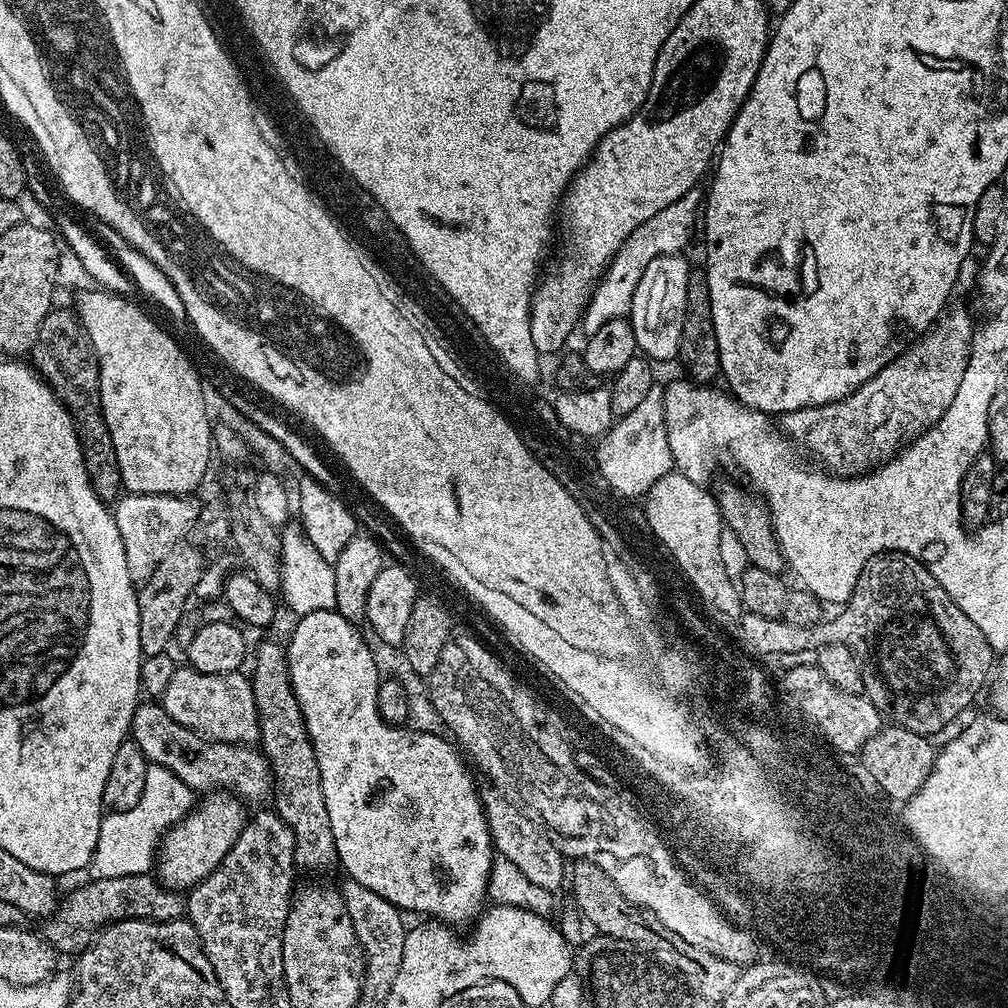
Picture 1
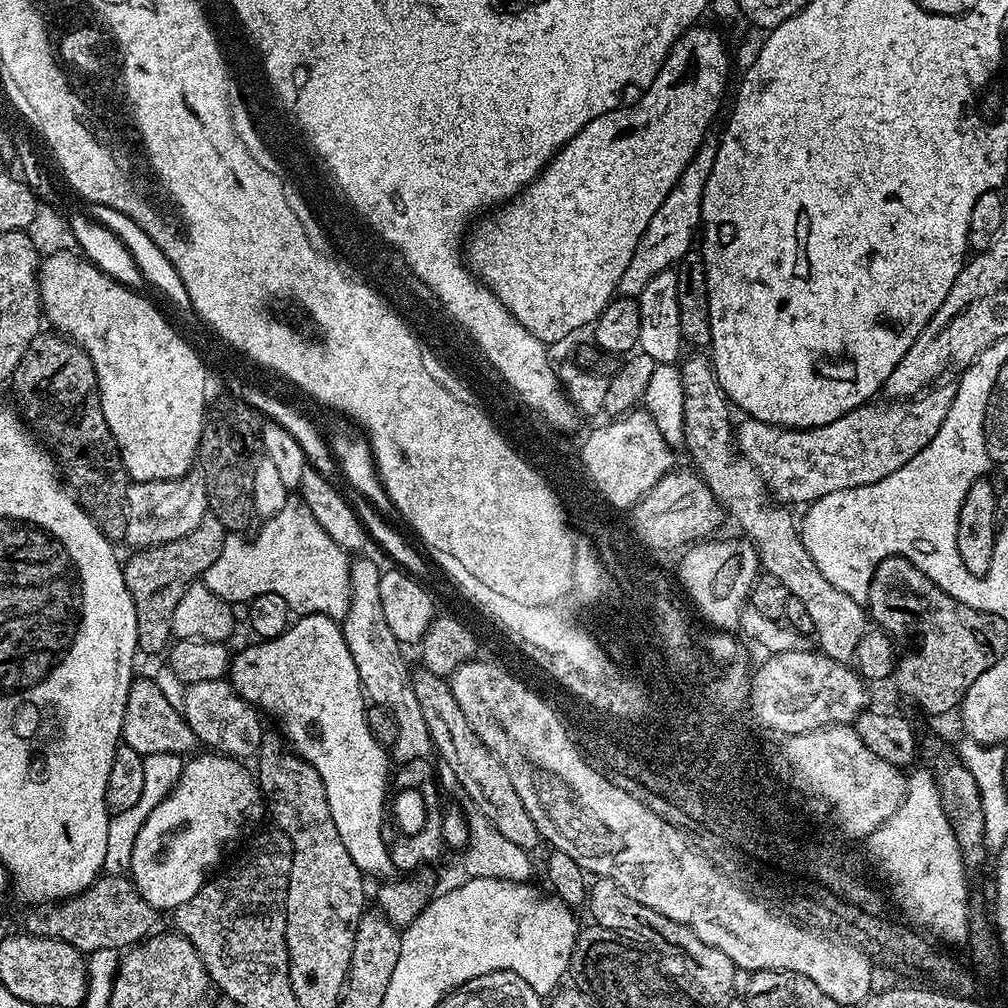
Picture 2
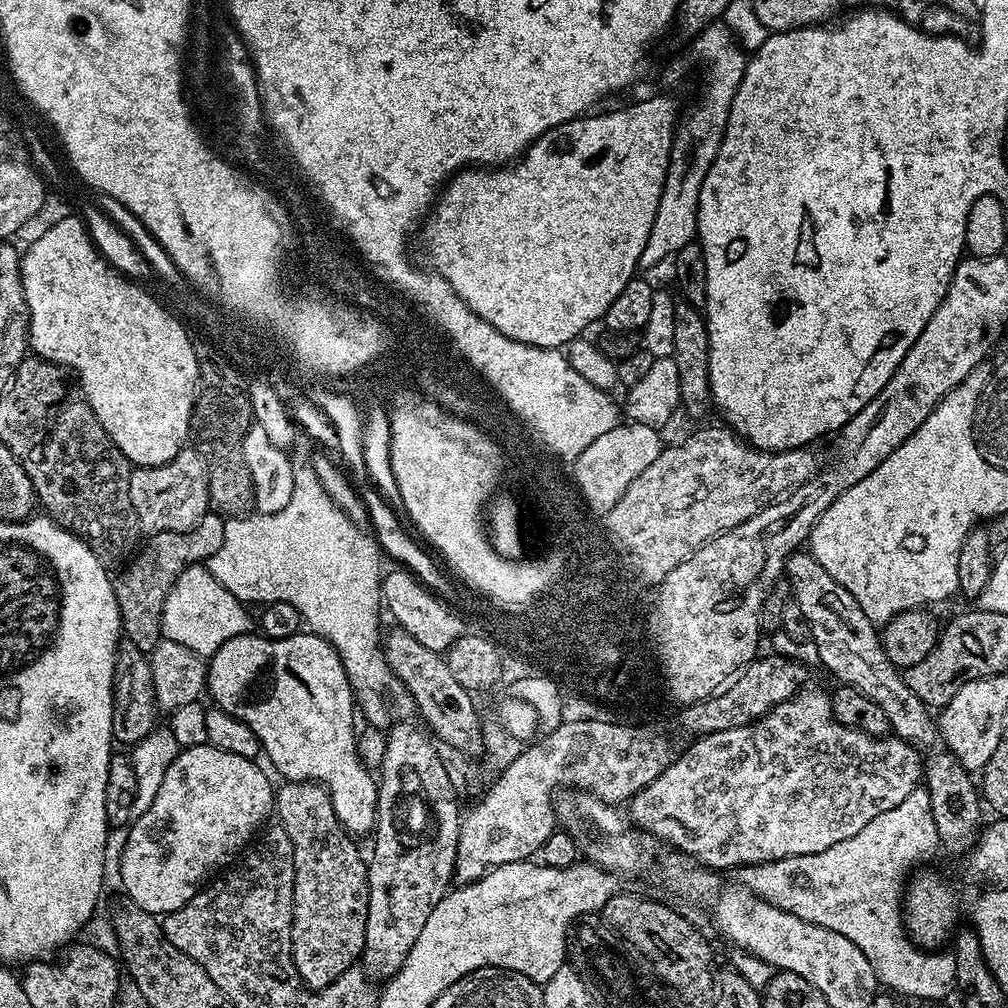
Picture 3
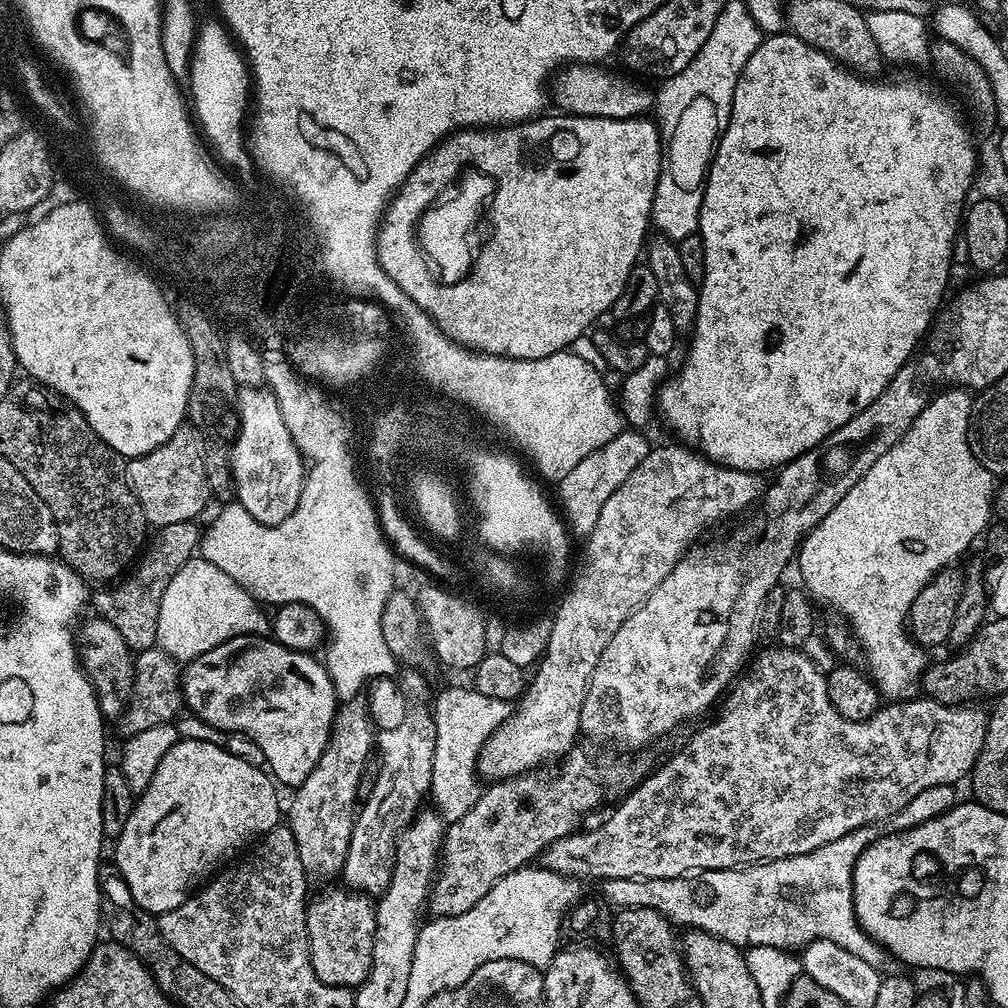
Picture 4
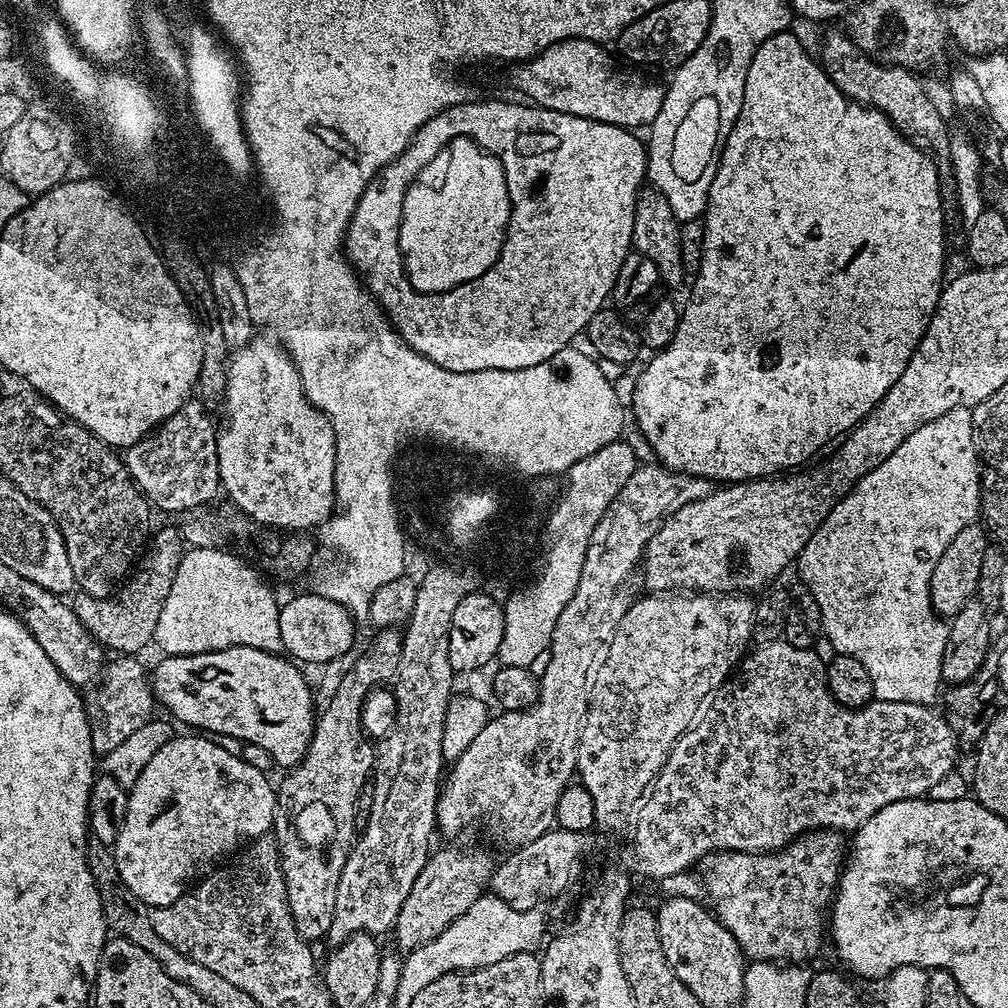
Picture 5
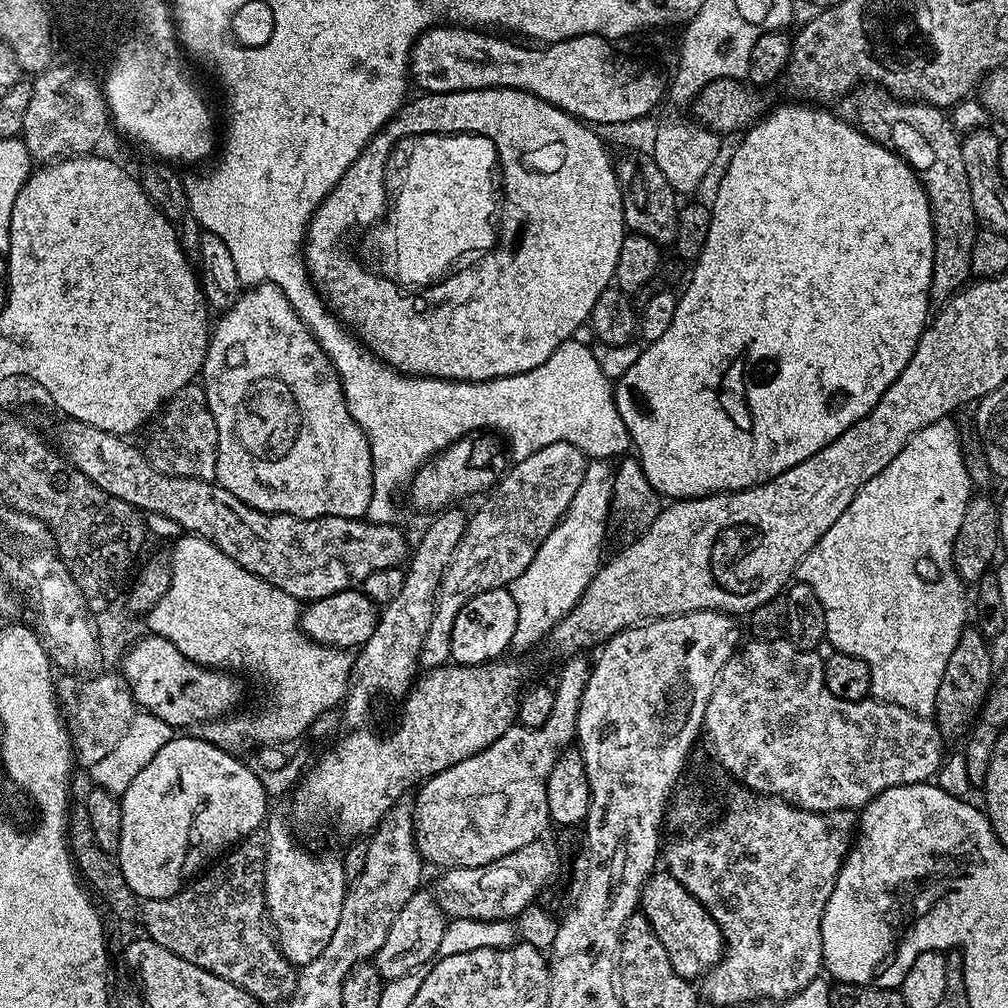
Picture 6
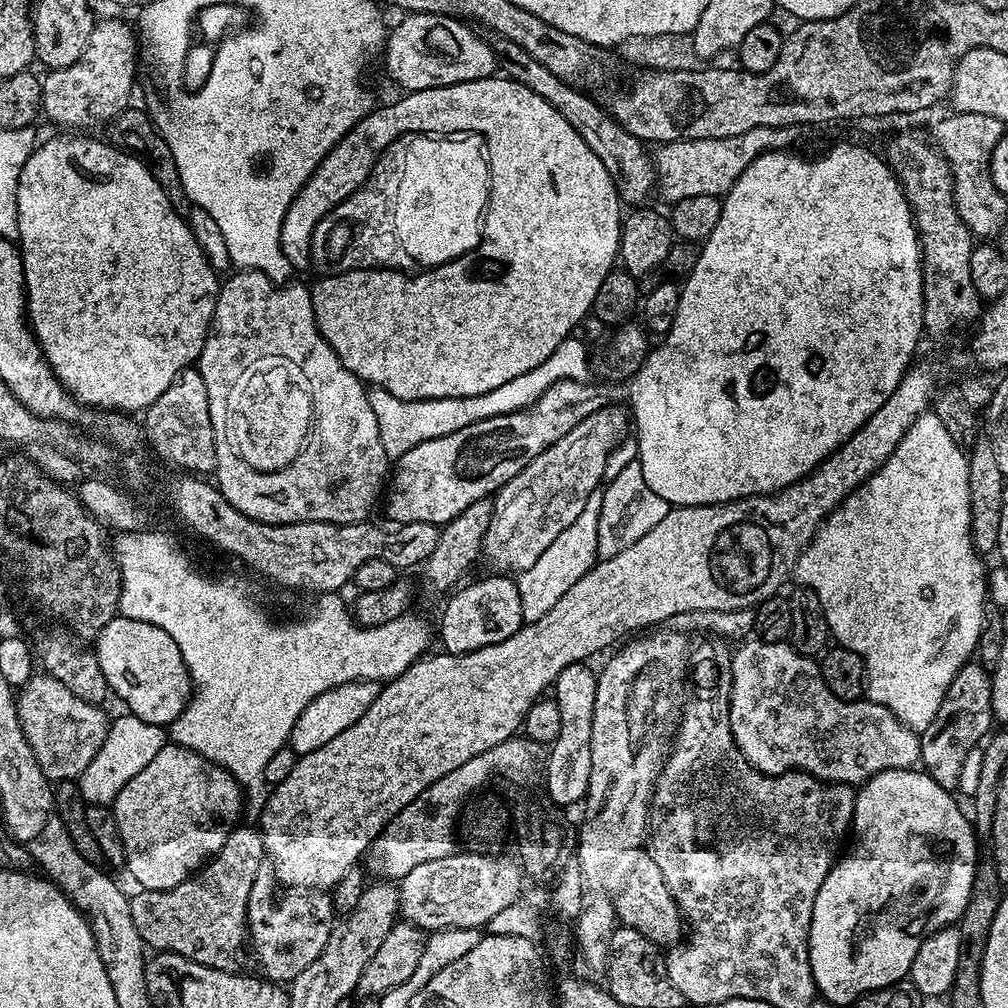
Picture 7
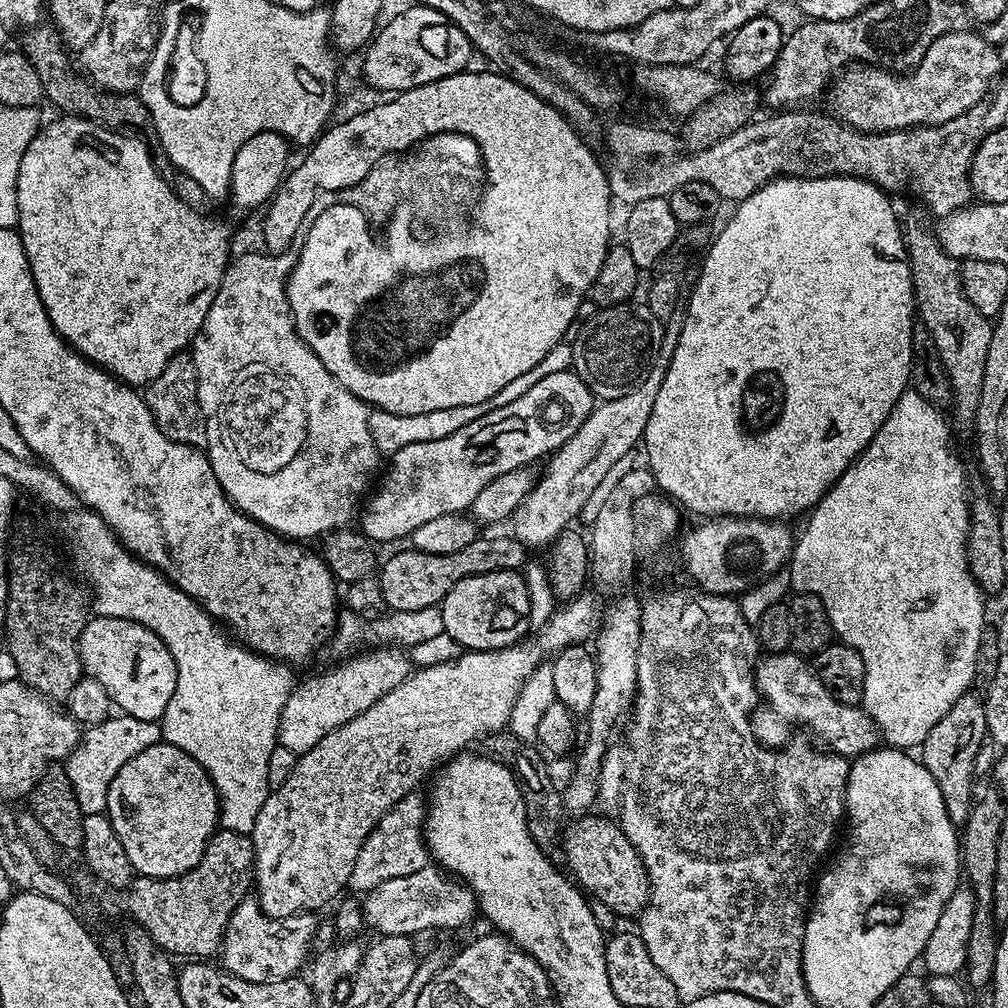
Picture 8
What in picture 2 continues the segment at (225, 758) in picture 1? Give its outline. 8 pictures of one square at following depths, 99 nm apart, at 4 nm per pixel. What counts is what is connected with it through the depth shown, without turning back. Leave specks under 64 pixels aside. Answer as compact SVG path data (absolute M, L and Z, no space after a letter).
M140 678L133 679L130 686L130 694L128 695L128 705L122 718L120 739L126 746L130 746L130 750L138 750L138 754L142 754L144 757L150 754L184 756L191 753L193 751L191 748L197 747L198 744L196 734L185 720L183 711L170 705L169 700L167 700L163 691L158 688L152 678L146 678L146 680L140 680Z

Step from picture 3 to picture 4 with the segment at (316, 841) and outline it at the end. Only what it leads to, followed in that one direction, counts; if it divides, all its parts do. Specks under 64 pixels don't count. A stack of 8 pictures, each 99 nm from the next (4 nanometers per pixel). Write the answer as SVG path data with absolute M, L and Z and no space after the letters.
M344 886L339 887L326 889L320 900L313 899L307 905L308 953L314 974L321 982L355 990L370 972L370 958L374 954L372 935L376 925L376 906L373 897Z

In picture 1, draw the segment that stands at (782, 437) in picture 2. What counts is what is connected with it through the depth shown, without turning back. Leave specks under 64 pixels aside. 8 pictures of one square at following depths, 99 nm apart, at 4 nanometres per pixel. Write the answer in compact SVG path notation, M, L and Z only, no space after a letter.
M949 307L923 336L909 344L908 349L894 358L892 364L878 370L870 382L858 386L854 394L838 402L785 412L778 420L779 431L793 445L801 444L810 455L817 456L821 460L819 463L833 476L855 478L871 472L891 460L923 432L930 431L942 414L946 414L950 402L954 402L954 394L958 394L958 386L962 386L962 374L966 374L973 331L971 314L964 308Z

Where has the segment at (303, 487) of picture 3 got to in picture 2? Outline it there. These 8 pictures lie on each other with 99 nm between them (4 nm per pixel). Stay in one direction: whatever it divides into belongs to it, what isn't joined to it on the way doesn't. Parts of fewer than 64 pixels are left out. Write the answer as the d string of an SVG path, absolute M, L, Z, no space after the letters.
M290 502L261 524L264 525L253 540L244 540L248 538L240 534L225 535L222 554L204 572L202 583L233 606L239 606L243 600L243 604L251 602L258 595L278 594L296 614L345 616L350 606L352 560L318 524L307 506Z

